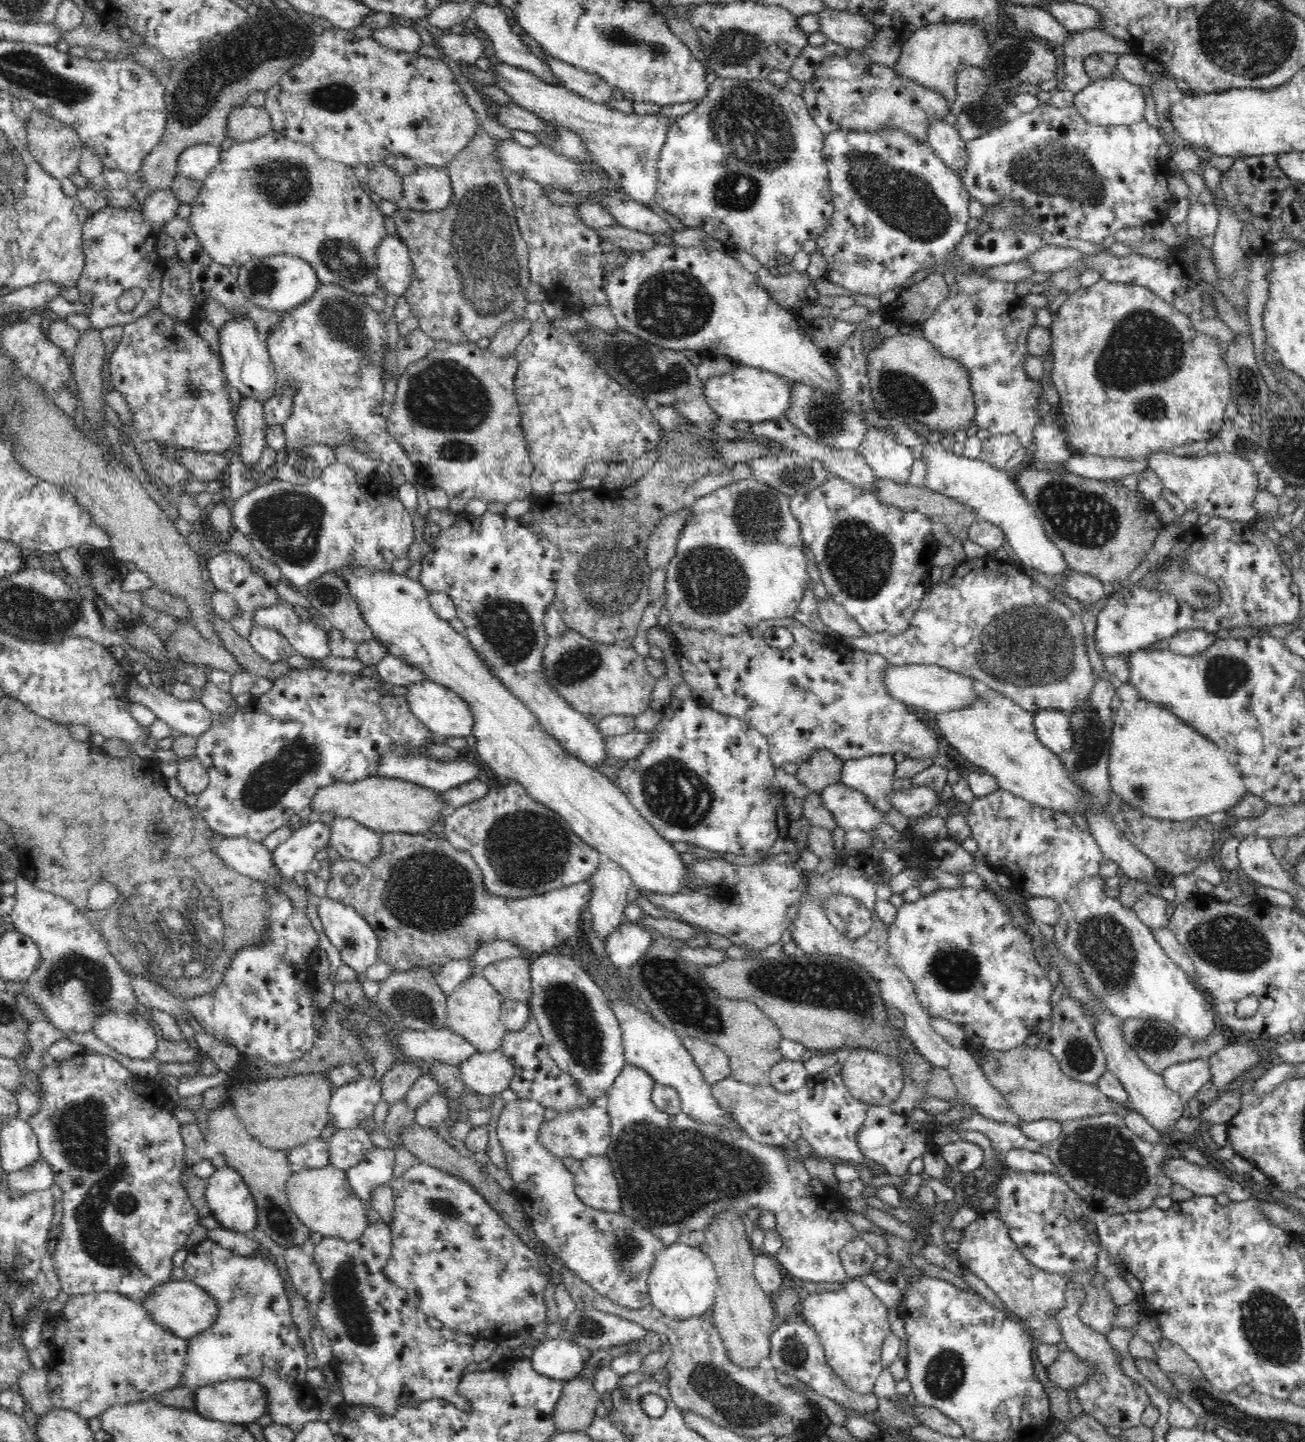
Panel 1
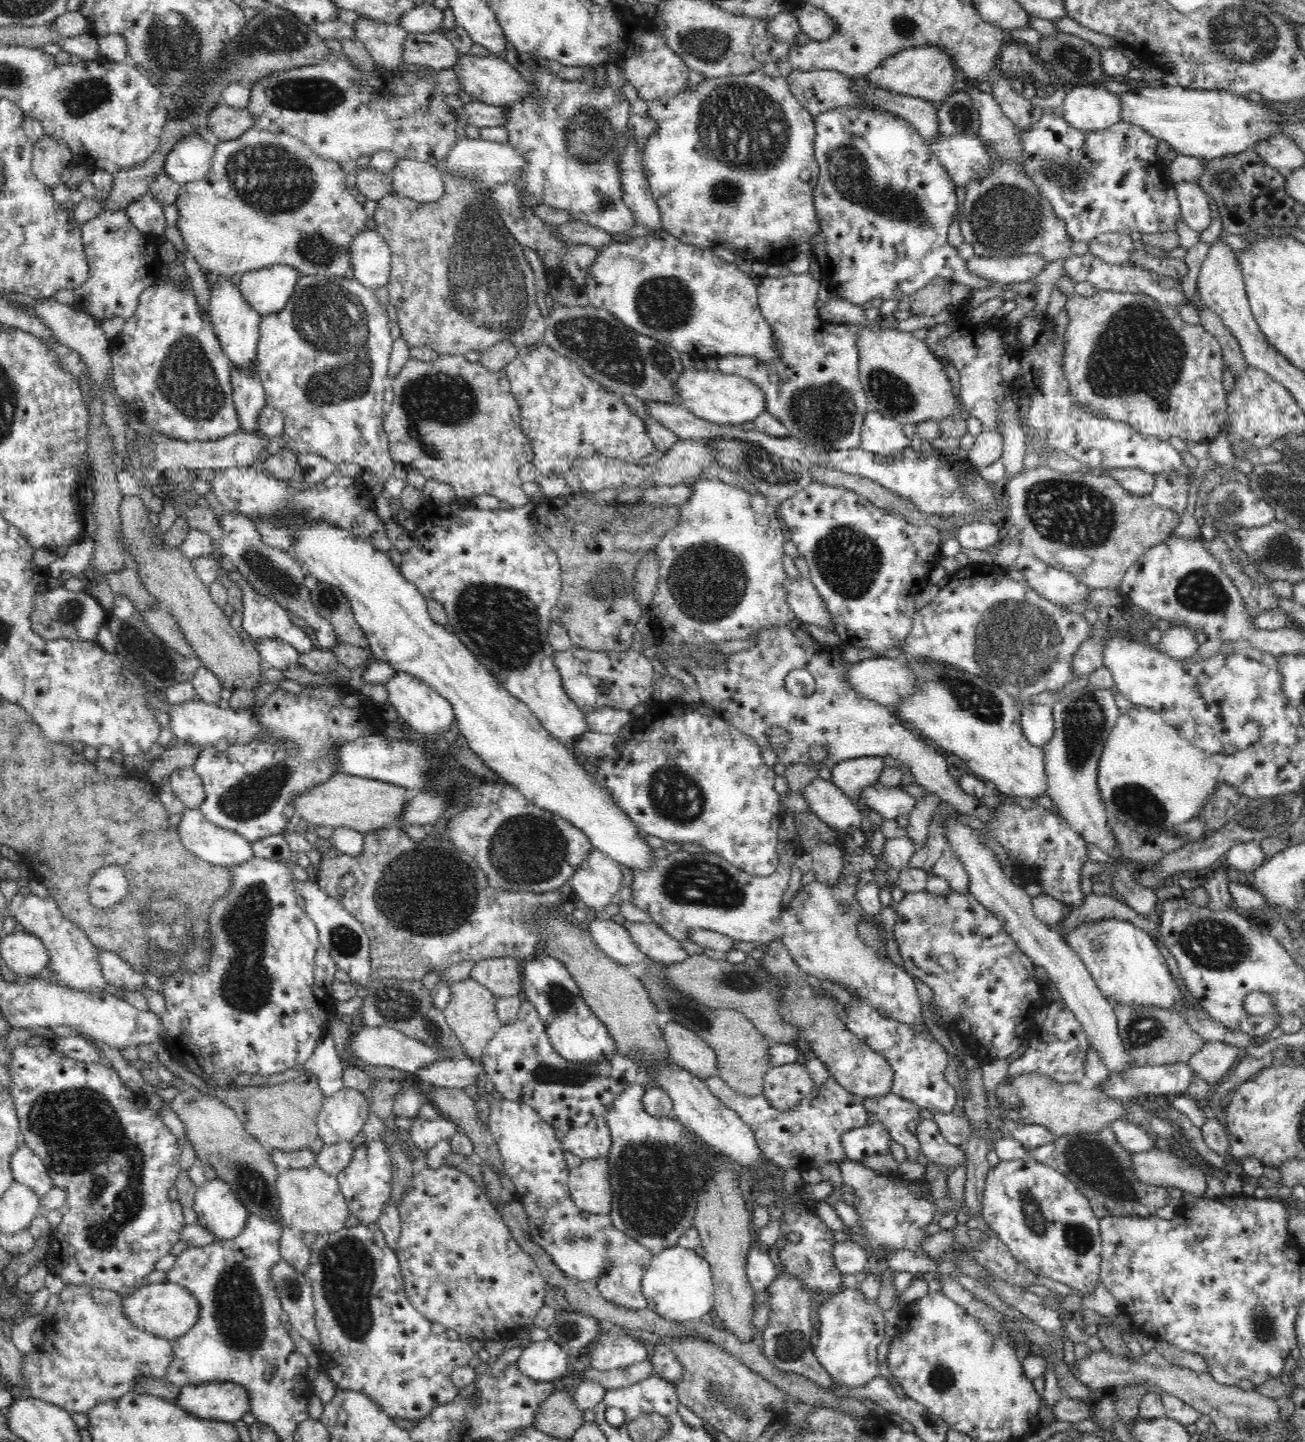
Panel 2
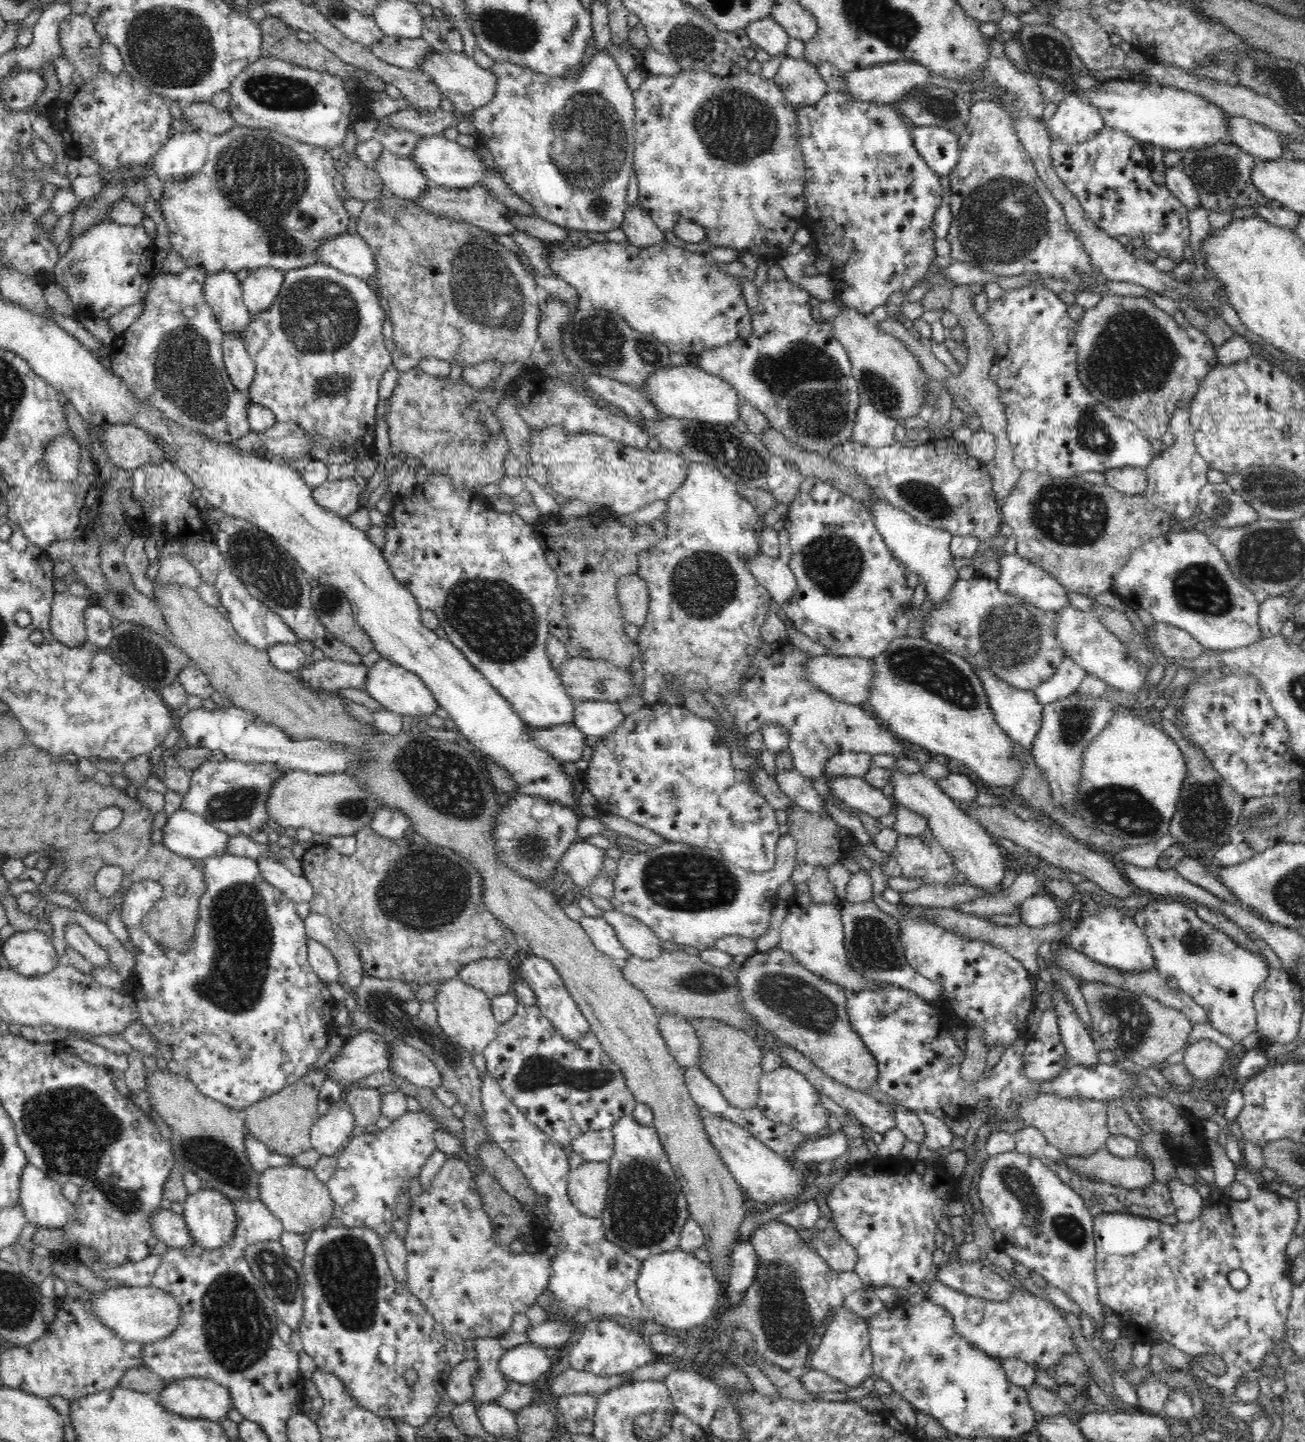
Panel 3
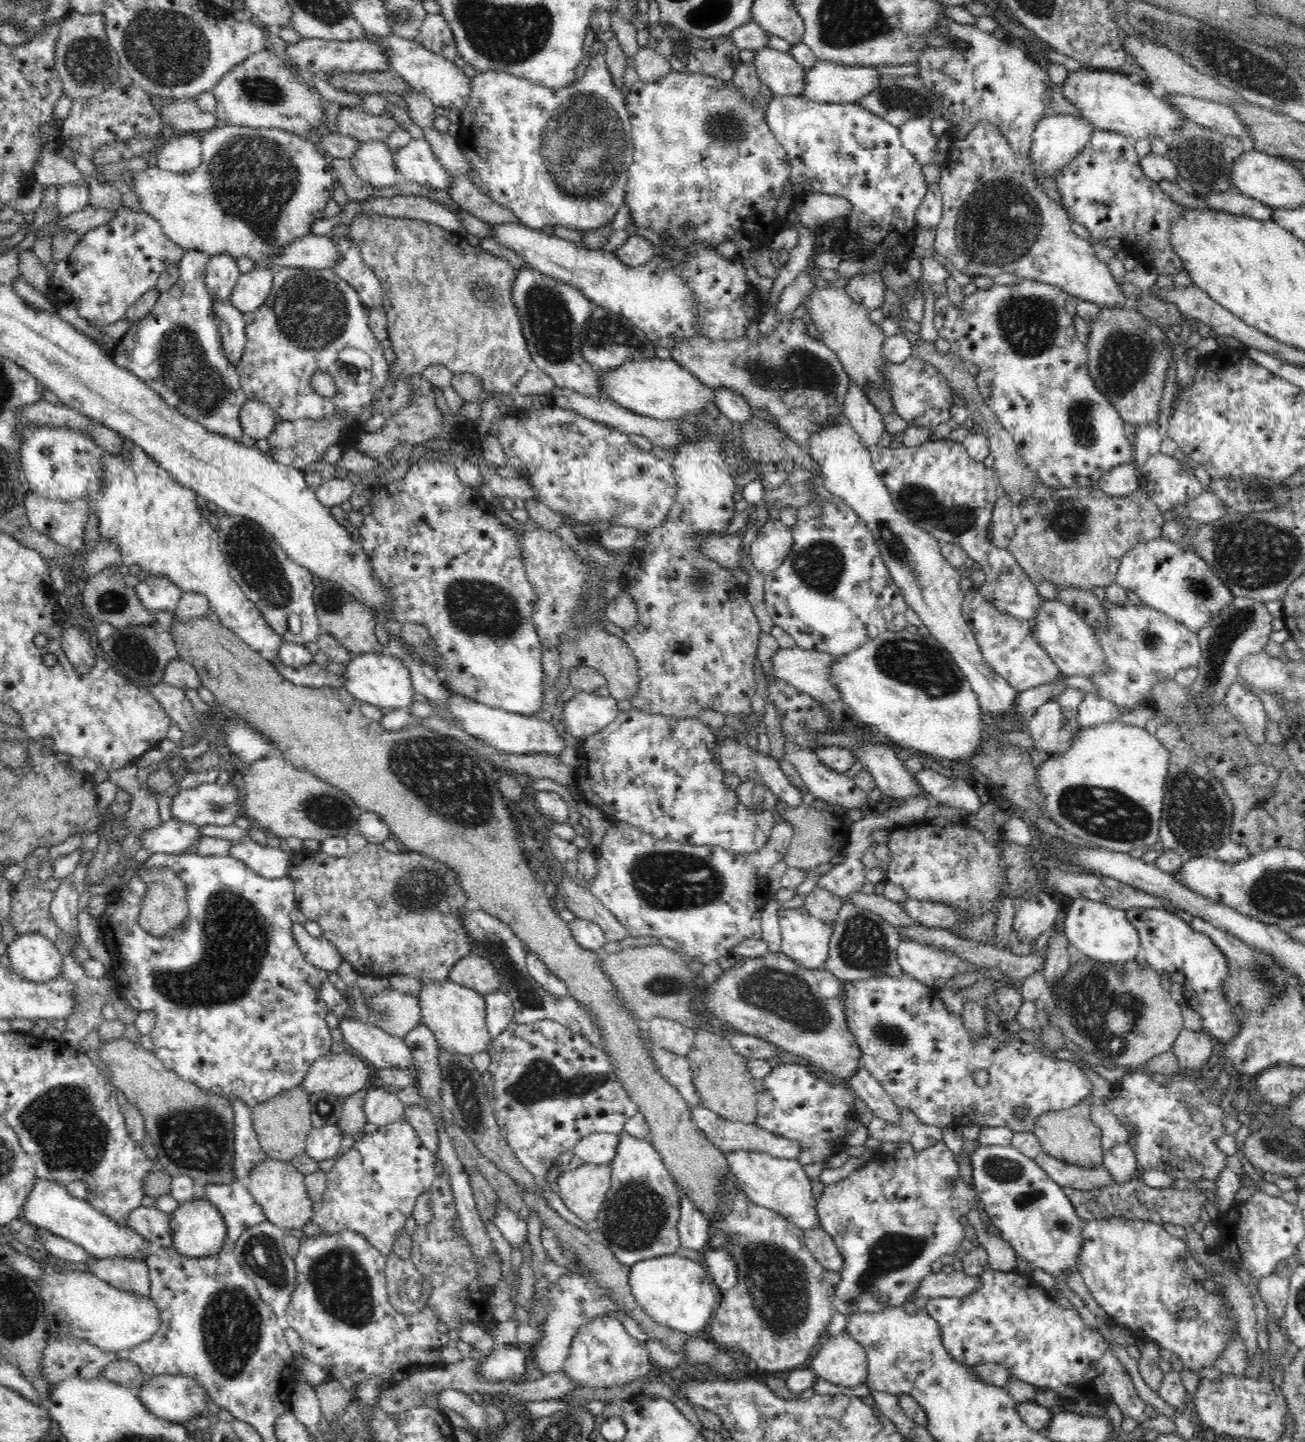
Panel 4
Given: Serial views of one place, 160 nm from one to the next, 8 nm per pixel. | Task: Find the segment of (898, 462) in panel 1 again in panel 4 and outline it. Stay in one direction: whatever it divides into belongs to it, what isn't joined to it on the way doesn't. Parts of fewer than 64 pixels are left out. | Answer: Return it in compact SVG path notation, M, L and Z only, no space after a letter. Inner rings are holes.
M850 381L843 404L843 414L850 421L852 427L864 446L878 445L885 431L883 414L879 413L872 401L868 399L864 390Z

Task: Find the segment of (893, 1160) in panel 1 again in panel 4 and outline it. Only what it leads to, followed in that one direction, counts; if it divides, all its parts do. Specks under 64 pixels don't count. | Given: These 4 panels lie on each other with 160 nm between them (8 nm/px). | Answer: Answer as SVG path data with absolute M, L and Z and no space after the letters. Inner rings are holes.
M691 1106L690 1116L703 1135L725 1155L734 1152L734 1150L748 1150L766 1153L774 1158L797 1159L800 1156L801 1148L804 1147L795 1140L772 1134L770 1131L758 1126L755 1122L750 1124L732 1122L702 1106Z

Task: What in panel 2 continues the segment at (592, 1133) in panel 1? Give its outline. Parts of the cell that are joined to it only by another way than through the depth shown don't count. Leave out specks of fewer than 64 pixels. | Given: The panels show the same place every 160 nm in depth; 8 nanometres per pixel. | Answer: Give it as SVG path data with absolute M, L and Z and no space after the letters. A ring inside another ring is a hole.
M598 1118L586 1126L570 1129L563 1136L563 1150L584 1161L606 1157L610 1148L611 1132L606 1118Z

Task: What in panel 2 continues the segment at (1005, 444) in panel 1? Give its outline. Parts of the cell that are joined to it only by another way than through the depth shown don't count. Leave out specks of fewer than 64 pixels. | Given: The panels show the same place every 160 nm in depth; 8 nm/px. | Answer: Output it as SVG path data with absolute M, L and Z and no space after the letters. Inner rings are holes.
M985 429L976 435L972 448L967 452L968 459L978 470L990 466L1001 458L1003 438L997 430Z

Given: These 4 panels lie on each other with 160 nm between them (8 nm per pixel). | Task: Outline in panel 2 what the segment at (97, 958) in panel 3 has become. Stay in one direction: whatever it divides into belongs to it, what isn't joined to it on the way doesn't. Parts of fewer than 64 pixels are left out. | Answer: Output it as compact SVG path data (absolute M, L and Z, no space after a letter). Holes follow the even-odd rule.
M98 949L97 954L100 956L98 961L100 961L104 977L110 985L122 990L136 990L137 992L148 987L142 974L136 973L132 966L116 953Z

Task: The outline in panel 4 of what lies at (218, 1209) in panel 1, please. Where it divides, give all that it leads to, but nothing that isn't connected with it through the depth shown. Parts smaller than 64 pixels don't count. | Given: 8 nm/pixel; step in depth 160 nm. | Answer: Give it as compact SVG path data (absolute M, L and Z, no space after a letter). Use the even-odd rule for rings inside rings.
M206 1199L190 1200L179 1204L178 1207L169 1214L172 1231L172 1247L176 1252L188 1258L202 1258L217 1255L224 1246L227 1238L227 1226L222 1214L217 1206L214 1206Z

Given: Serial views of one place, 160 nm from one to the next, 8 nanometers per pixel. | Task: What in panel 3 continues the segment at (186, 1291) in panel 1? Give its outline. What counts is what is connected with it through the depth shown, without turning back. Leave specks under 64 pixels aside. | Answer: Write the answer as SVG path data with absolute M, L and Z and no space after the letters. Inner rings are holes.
M148 1286L110 1287L93 1292L91 1310L102 1324L110 1327L126 1342L154 1342L172 1334L180 1324L182 1309L177 1300L164 1290Z

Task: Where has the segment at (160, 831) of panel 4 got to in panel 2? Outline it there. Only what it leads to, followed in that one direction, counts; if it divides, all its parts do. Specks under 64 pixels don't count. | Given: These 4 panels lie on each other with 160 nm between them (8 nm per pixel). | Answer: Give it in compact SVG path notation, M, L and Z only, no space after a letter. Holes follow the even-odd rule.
M185 808L176 829L187 849L210 864L229 867L254 857L243 836L208 822L199 809Z

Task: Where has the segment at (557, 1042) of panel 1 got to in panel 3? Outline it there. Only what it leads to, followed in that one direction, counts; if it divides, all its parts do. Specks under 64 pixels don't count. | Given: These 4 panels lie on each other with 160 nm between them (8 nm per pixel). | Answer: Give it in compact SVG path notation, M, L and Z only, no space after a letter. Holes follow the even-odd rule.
M532 954L524 955L521 960L521 970L526 982L530 984L532 990L536 994L537 1007L542 1015L548 1017L551 1024L554 1024L555 1030L569 1042L578 1042L582 1036L592 1034L590 1023L587 1018L582 1015L578 1004L572 999L572 995L566 989L562 977L558 975L558 971L550 964L548 960L539 958Z

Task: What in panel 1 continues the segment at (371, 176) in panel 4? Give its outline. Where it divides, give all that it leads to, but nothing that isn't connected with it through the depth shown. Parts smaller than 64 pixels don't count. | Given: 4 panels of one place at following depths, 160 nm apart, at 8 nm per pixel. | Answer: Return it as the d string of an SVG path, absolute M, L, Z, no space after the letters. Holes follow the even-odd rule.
M420 163L414 172L401 175L403 178L404 203L416 211L439 211L449 206L452 200L453 188L447 171L440 167Z

